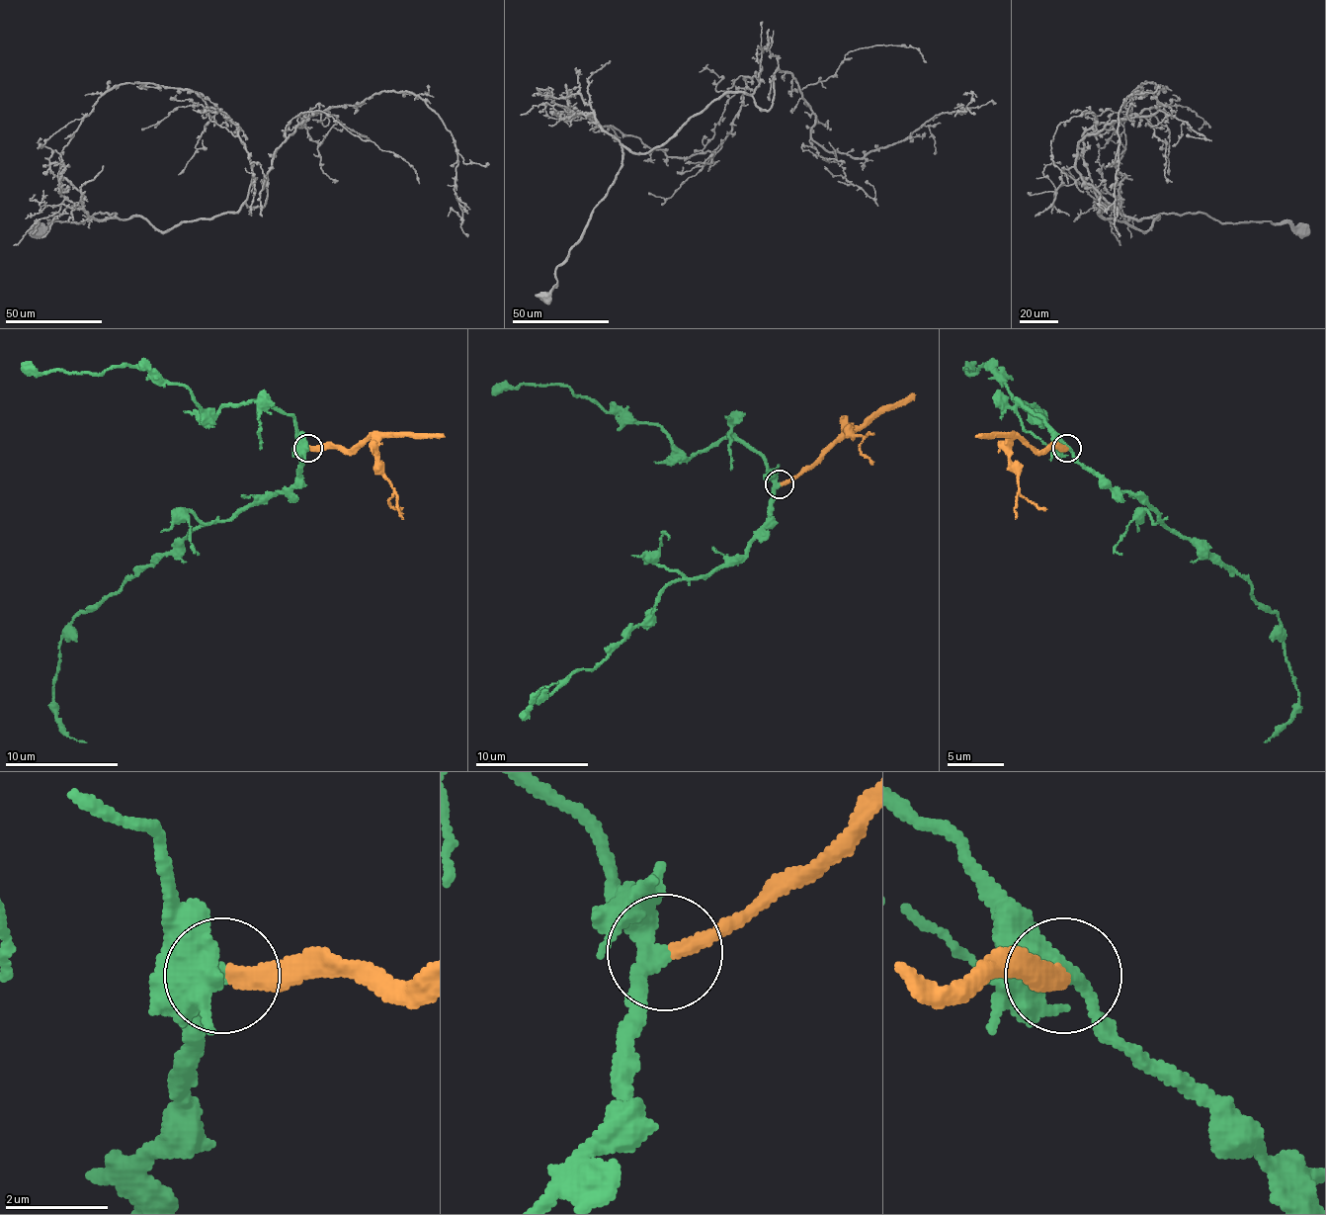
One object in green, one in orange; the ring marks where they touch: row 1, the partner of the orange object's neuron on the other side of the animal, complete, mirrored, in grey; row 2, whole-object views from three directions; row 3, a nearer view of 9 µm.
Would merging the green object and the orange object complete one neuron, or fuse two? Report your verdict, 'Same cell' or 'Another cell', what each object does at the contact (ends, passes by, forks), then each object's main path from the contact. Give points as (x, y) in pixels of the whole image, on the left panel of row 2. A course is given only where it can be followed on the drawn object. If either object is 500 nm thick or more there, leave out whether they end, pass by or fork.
Same cell. At the ring green passes by. At the ring orange ends. Course of green: (307, 449), (288, 488), (203, 522), (71, 622), (60, 642), (54, 710), (60, 727), (86, 741). Course of orange: (310, 449), (350, 449), (367, 437), (375, 469), (392, 491), (389, 502), (404, 508)

